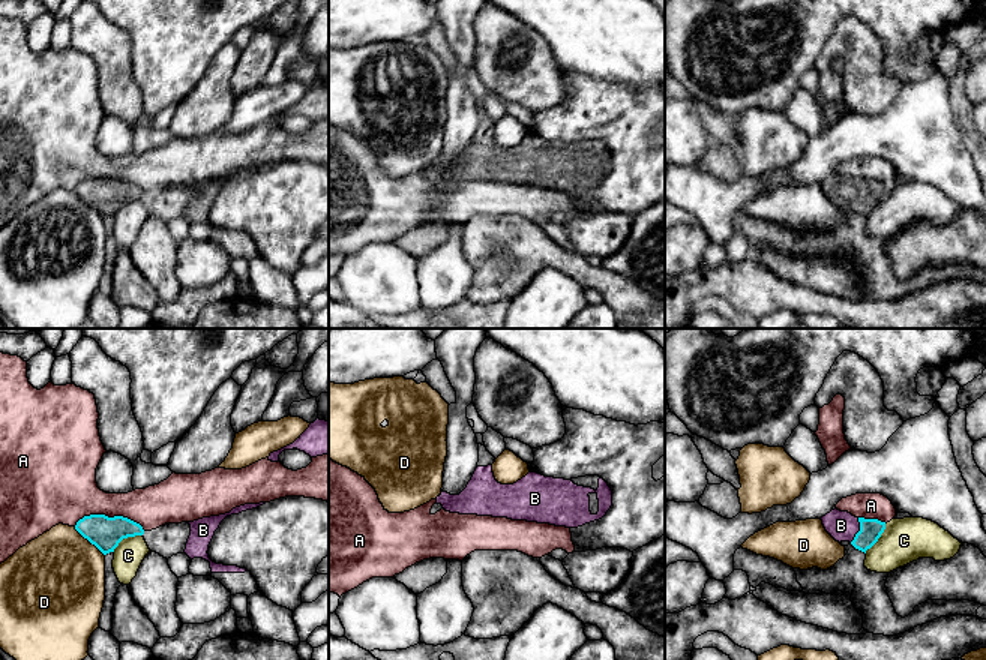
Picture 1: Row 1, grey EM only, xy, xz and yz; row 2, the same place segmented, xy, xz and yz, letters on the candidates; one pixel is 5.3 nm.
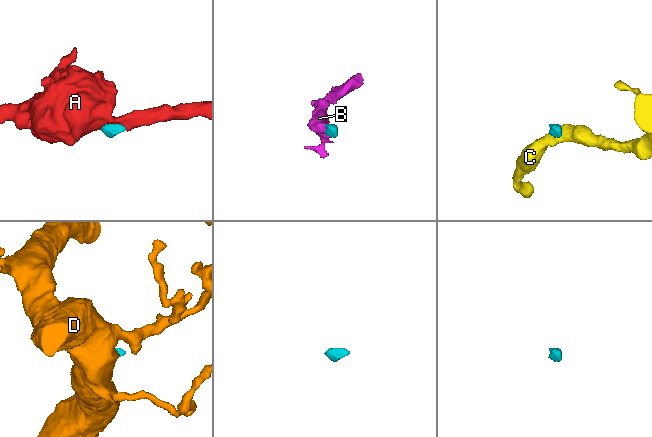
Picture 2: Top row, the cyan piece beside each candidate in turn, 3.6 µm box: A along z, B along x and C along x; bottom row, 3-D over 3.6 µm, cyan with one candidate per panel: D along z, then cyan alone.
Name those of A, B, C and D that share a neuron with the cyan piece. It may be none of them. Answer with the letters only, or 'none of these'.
B

